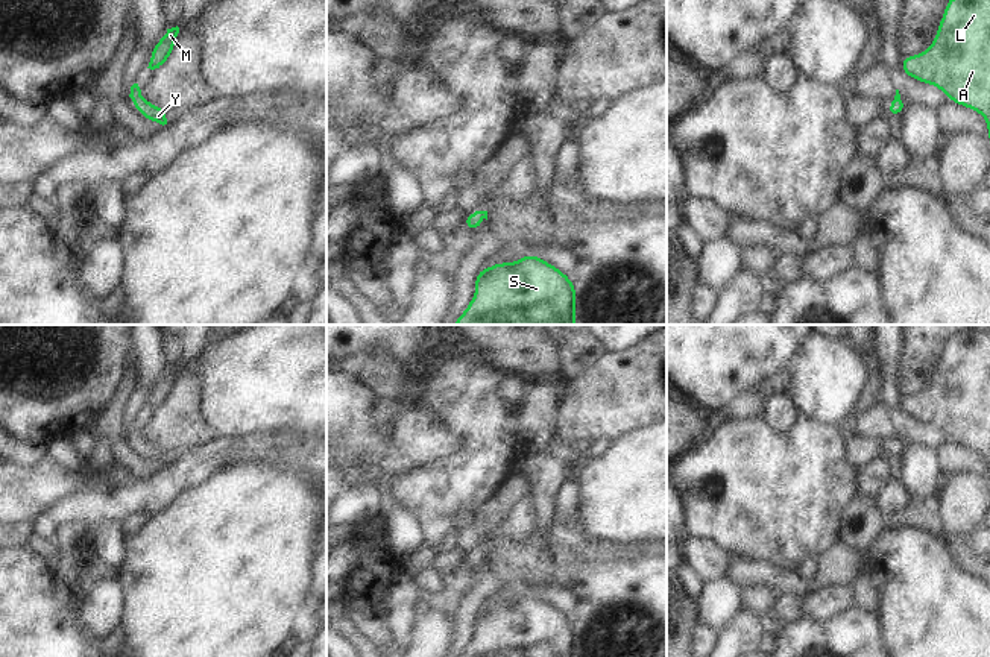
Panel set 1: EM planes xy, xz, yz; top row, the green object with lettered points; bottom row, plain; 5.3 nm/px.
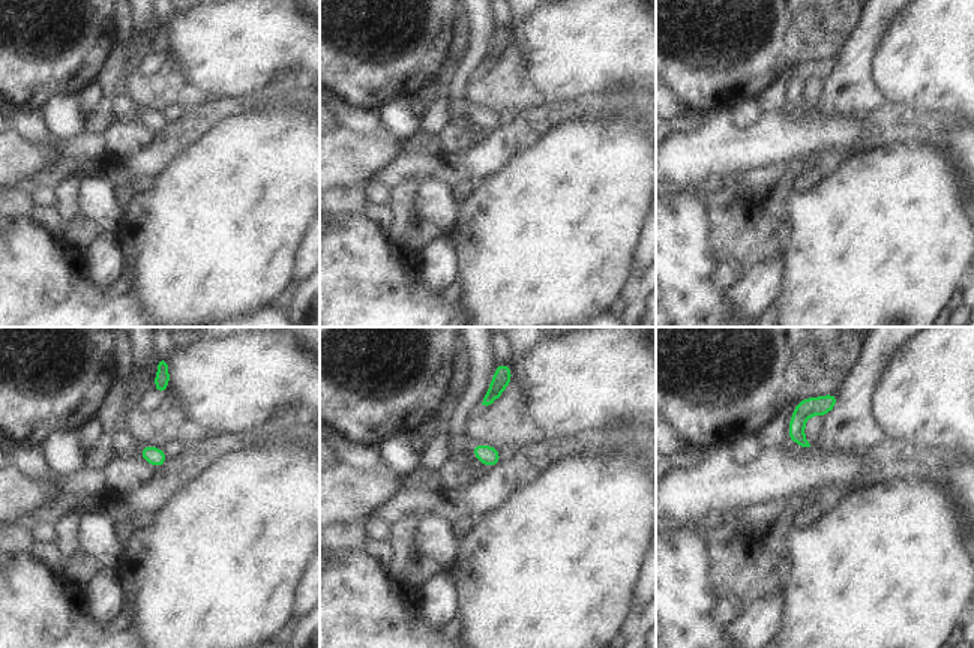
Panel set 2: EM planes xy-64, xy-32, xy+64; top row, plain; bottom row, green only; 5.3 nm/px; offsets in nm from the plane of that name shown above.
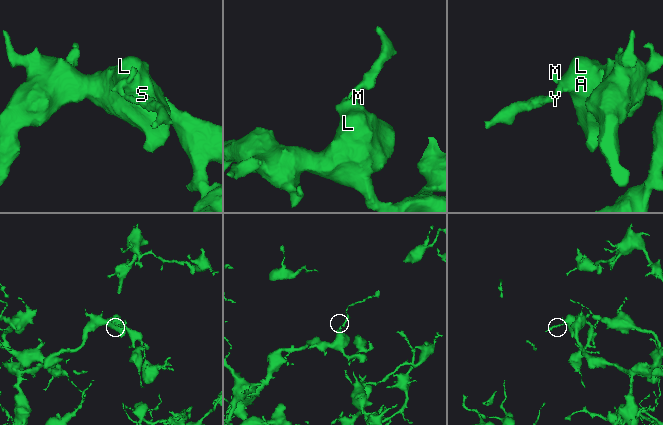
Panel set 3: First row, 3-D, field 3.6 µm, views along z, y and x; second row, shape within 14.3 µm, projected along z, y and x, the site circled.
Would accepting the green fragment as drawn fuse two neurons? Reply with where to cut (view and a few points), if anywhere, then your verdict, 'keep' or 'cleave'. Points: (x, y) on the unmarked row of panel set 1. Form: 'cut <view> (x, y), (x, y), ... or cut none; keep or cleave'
cut none; keep

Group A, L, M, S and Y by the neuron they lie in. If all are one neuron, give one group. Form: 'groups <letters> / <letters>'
groups A L M S Y

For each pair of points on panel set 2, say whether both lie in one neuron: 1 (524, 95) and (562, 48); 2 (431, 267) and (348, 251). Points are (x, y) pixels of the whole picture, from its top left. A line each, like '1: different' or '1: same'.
1: different
2: different

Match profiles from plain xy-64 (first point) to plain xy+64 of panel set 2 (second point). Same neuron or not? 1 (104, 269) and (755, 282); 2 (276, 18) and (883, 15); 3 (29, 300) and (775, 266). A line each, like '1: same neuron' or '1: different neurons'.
1: same neuron
2: different neurons
3: different neurons

